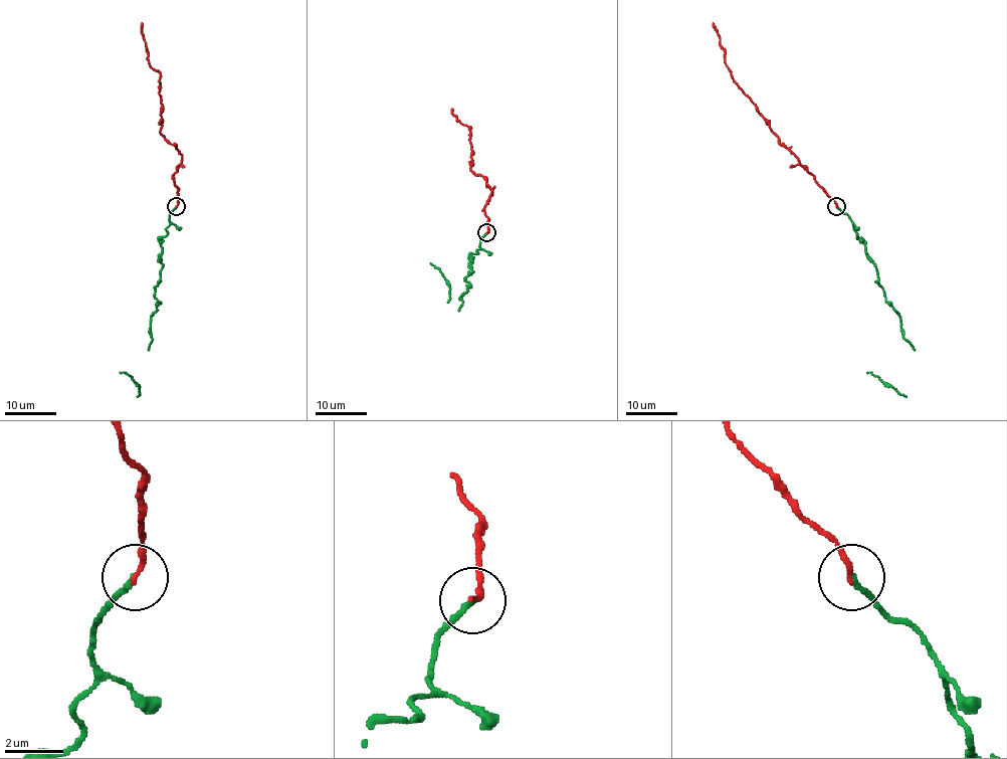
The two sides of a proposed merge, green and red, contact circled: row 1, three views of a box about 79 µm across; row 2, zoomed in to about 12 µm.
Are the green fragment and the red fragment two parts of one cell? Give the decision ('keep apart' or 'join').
join

